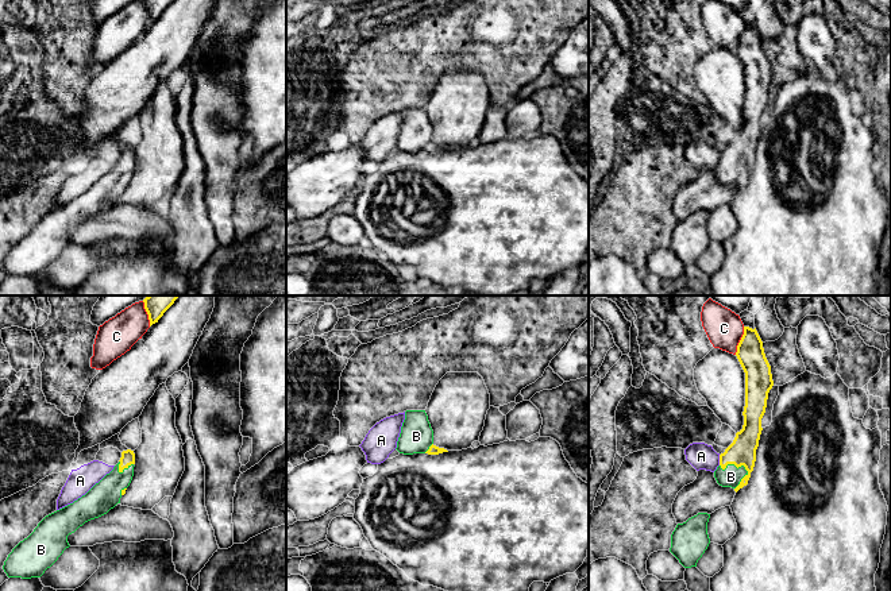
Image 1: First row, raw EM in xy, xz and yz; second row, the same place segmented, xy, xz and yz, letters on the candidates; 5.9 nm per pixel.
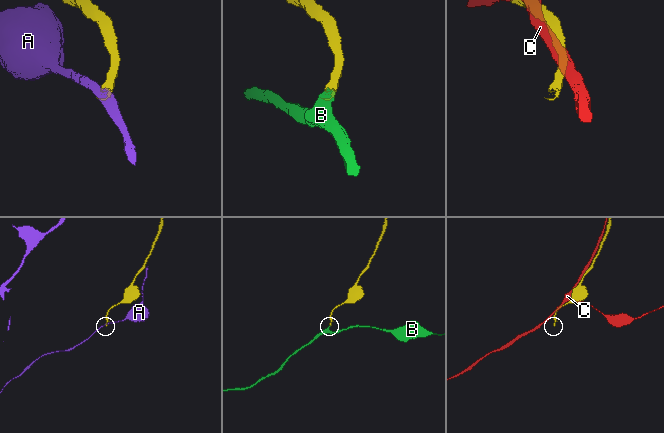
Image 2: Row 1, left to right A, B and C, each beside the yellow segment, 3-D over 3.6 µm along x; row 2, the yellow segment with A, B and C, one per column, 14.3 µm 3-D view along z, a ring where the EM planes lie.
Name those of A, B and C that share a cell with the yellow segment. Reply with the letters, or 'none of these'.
B

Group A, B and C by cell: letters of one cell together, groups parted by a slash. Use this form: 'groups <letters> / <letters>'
groups A / B / C

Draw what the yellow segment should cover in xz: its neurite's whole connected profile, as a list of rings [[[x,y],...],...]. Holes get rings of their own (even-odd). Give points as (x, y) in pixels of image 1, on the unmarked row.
[[[425,108],[405,109],[405,117],[401,124],[396,147],[404,152],[439,152],[448,150],[447,147],[439,146],[433,142],[433,128]]]

